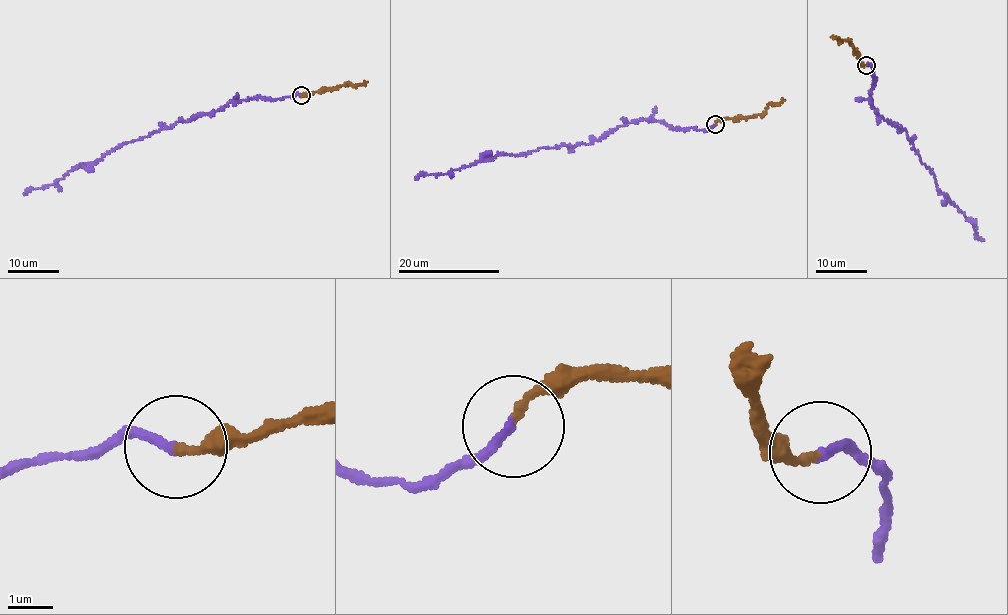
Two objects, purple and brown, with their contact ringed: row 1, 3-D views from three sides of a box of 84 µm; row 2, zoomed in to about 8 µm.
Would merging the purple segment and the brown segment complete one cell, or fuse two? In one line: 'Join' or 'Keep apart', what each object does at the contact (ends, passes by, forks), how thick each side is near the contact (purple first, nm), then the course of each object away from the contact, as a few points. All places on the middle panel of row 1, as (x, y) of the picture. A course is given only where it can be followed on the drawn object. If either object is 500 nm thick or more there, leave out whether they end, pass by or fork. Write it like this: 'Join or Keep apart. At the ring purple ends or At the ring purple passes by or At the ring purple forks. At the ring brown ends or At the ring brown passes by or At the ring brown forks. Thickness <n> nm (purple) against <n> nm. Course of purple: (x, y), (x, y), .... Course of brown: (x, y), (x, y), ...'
Join. At the ring purple ends. At the ring brown ends. Thickness 200 nm (purple) against 170 nm. Course of purple: (715, 124), (680, 130), (644, 120), (588, 143), (503, 153), (414, 178). Course of brown: (715, 124), (722, 119), (762, 115), (768, 105), (779, 104), (783, 98)

